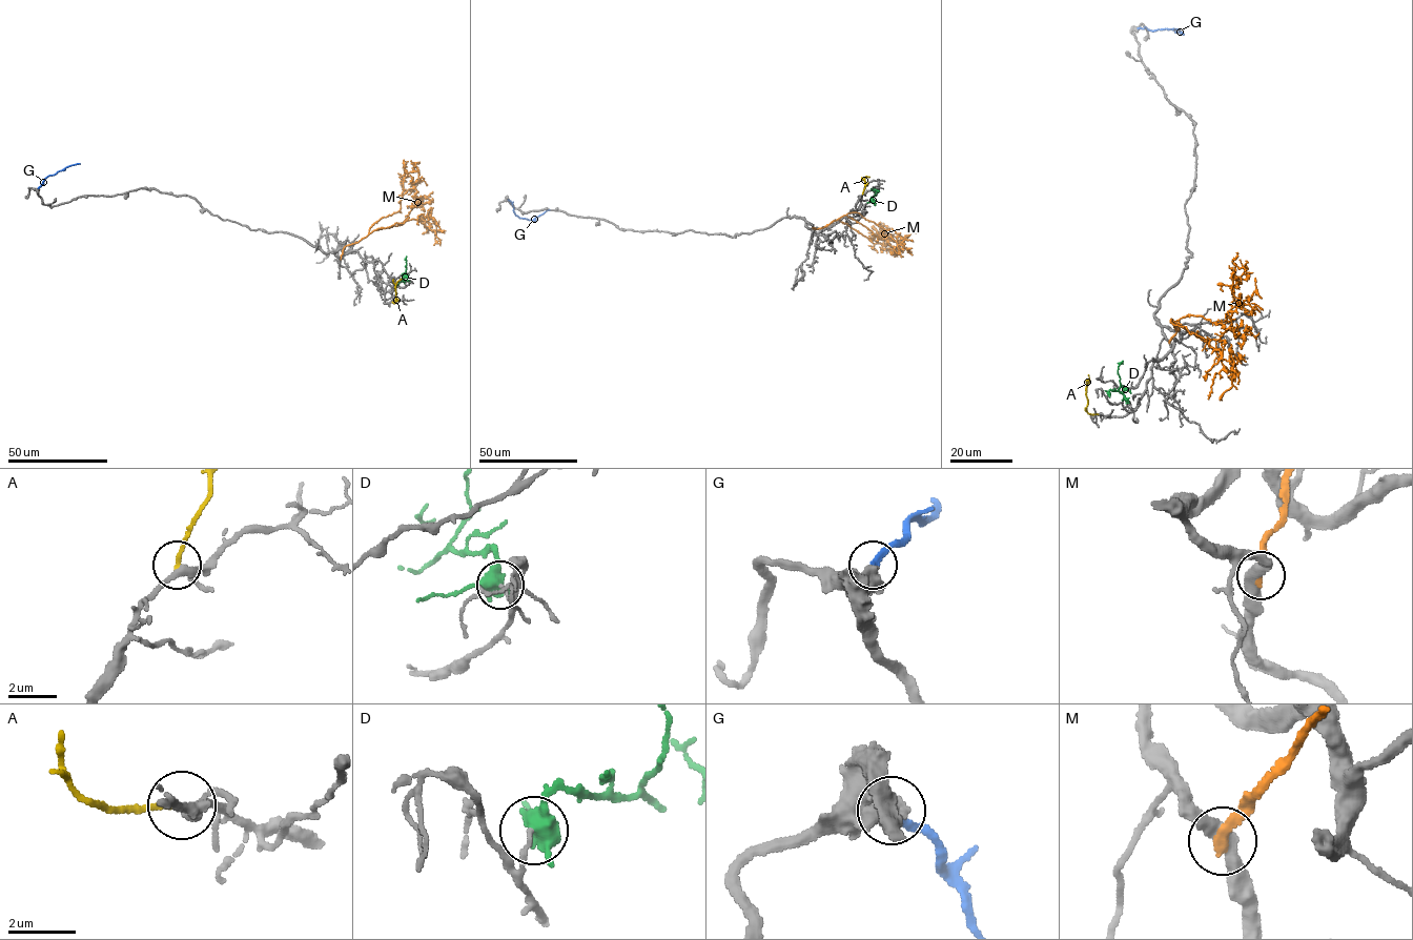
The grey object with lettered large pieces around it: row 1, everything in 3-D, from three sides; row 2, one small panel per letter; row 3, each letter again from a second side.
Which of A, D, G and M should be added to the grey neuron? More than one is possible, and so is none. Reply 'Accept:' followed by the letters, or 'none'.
Accept: G

